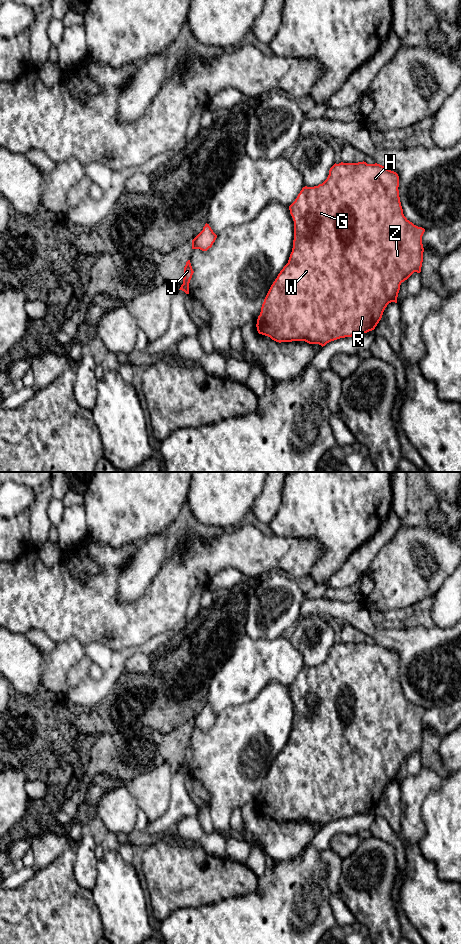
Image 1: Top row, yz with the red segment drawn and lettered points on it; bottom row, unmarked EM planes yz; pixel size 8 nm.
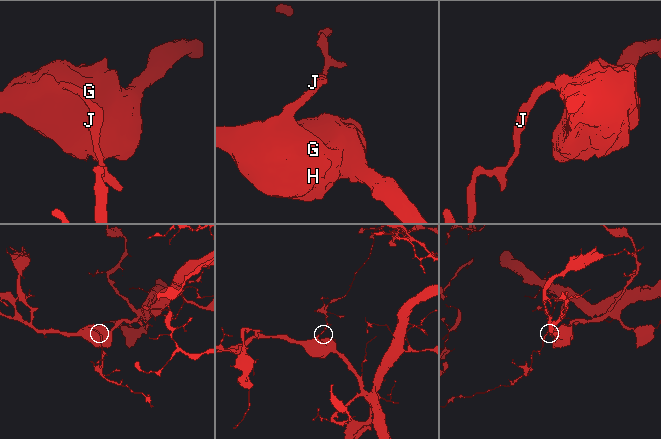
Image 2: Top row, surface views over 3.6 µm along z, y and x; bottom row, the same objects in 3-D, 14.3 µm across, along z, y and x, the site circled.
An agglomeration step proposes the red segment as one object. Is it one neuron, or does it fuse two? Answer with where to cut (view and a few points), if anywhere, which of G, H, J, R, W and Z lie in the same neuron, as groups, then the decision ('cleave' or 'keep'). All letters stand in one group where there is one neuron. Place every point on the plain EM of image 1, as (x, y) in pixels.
no cut | G H J R W Z | keep

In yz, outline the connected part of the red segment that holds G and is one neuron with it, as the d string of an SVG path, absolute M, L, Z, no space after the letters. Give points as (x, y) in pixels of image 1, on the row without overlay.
M363 641L358 643L335 643L330 648L329 655L322 664L302 668L295 681L289 686L290 694L294 701L292 732L288 743L280 751L264 779L256 804L259 814L268 816L279 823L305 821L309 824L319 824L323 827L331 821L352 817L357 813L364 814L375 809L387 785L391 782L397 783L401 763L407 760L414 752L420 753L423 742L422 716L425 709L414 705L404 696L398 667L399 656L396 652L380 644L367 644Z

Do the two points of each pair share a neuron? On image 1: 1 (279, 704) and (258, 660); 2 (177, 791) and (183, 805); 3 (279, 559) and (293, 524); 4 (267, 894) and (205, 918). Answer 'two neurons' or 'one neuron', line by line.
1: two neurons
2: one neuron
3: two neurons
4: one neuron

